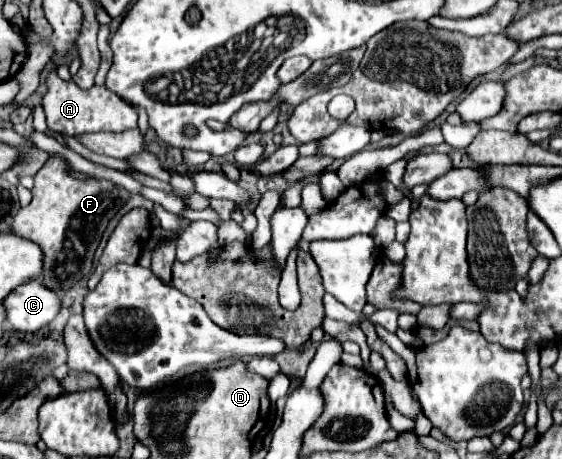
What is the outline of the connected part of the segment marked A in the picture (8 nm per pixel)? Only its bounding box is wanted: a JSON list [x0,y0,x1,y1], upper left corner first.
[41,71,137,137]

